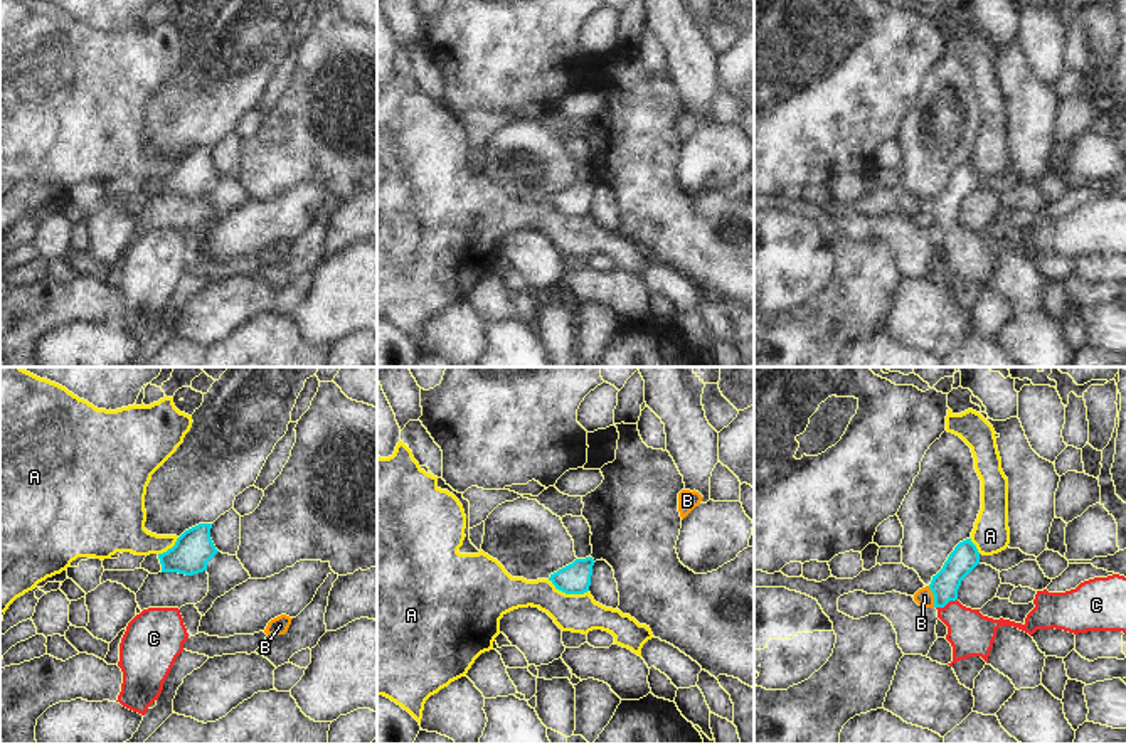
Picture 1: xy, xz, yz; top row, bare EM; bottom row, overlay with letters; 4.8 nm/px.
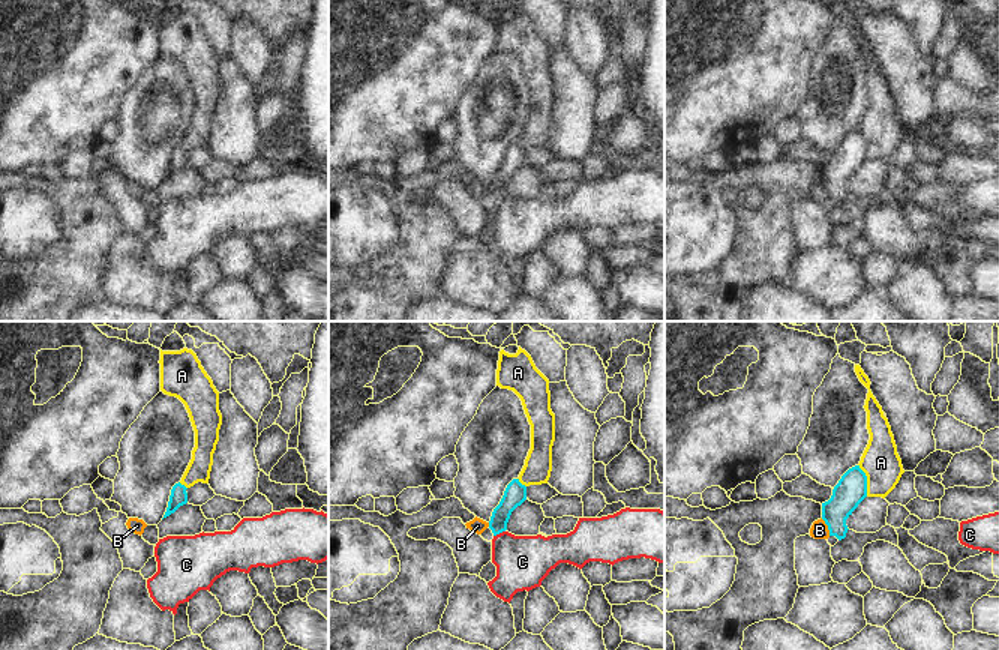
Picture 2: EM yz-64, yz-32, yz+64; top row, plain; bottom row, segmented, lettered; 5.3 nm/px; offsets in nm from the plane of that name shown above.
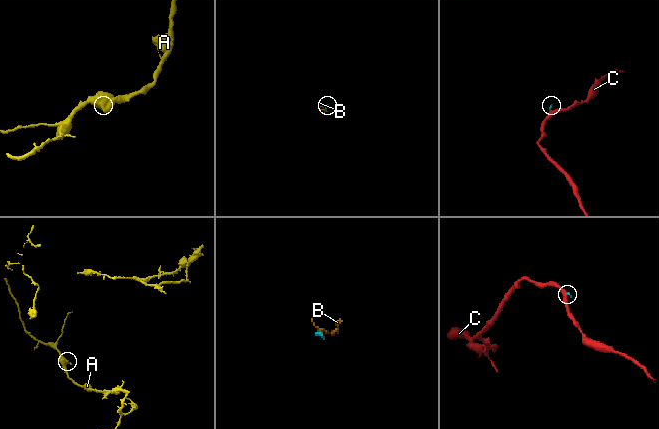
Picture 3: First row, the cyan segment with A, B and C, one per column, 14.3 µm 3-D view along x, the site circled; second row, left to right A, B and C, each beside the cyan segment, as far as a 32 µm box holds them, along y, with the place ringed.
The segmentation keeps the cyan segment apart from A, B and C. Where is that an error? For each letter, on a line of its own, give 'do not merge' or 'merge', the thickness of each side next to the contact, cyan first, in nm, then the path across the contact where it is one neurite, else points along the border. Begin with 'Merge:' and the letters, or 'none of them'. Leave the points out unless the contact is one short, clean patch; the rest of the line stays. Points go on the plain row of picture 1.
Merge: C
A: do not merge | 140/190 nm | along xz (547, 202), (566, 216), (588, 214)
B: do not merge | 140/90 nm | along yz (928, 209), (934, 229)
C: merge | 140/220 nm | across yz (965, 180), (946, 204), (946, 226), (970, 256)

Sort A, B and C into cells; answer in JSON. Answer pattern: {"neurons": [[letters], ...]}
{"neurons": [["A"], ["B"], ["C"]]}

